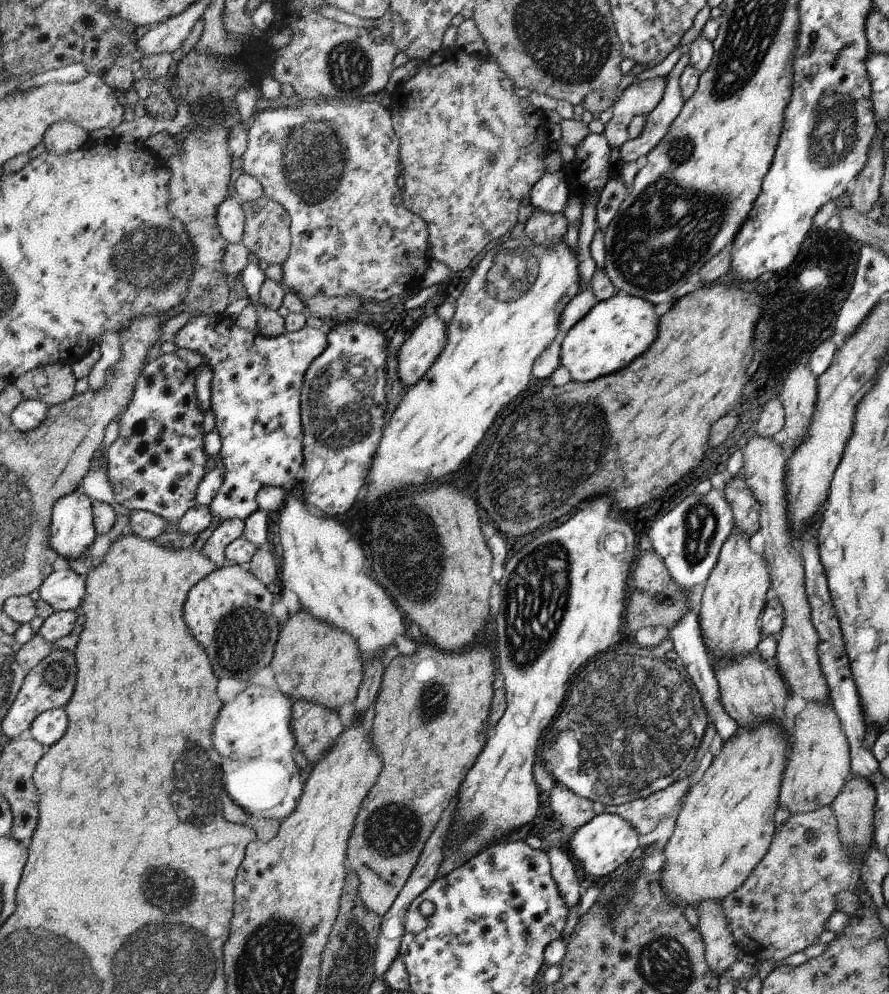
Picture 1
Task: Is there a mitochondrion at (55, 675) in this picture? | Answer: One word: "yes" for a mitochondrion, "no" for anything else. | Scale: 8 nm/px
yes

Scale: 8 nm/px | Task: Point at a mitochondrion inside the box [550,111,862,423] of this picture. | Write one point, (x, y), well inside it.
(655, 244)

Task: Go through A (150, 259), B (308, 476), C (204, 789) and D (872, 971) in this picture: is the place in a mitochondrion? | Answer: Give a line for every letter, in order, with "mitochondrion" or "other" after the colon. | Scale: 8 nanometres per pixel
A: mitochondrion
B: other
C: mitochondrion
D: other

